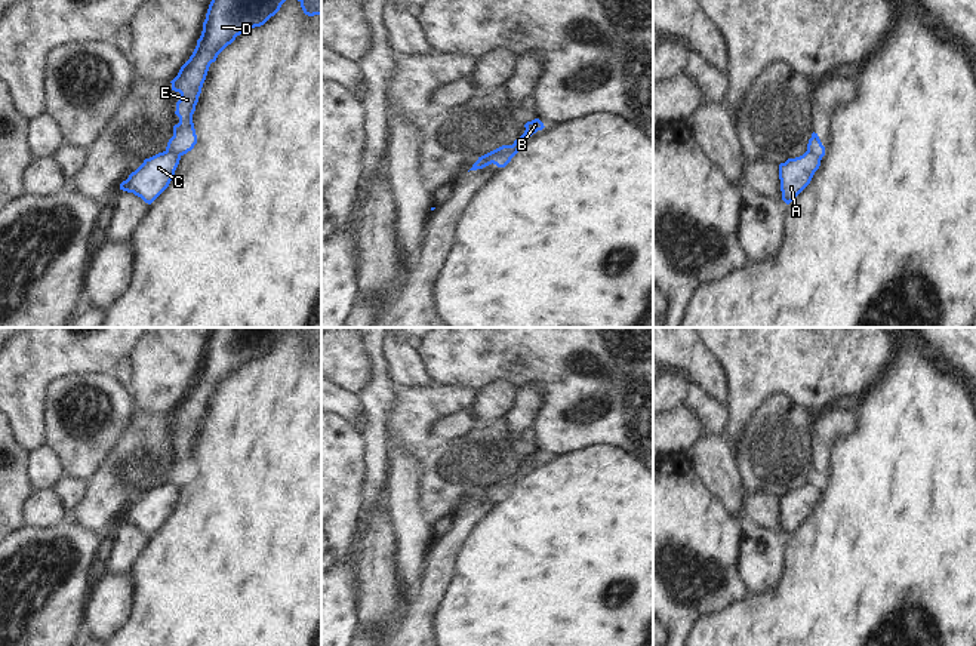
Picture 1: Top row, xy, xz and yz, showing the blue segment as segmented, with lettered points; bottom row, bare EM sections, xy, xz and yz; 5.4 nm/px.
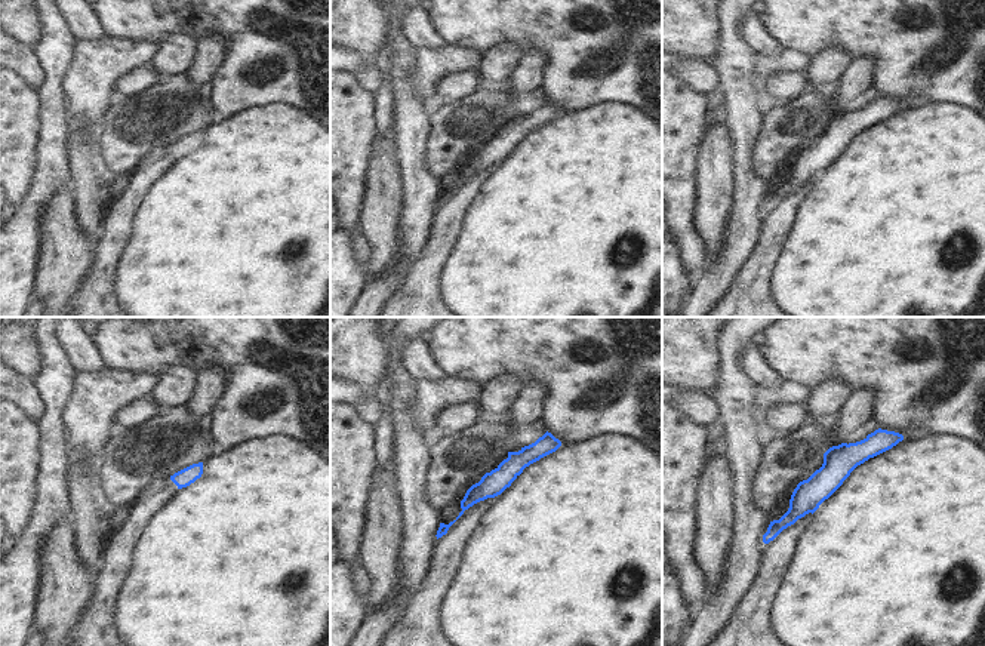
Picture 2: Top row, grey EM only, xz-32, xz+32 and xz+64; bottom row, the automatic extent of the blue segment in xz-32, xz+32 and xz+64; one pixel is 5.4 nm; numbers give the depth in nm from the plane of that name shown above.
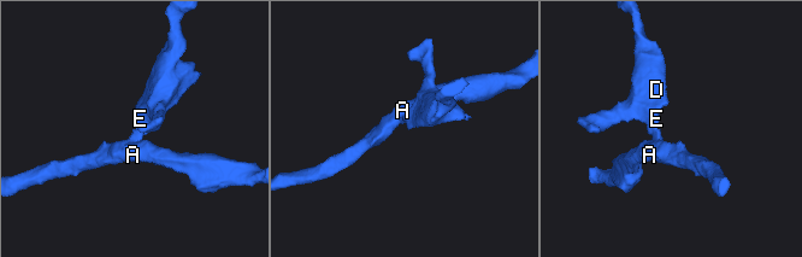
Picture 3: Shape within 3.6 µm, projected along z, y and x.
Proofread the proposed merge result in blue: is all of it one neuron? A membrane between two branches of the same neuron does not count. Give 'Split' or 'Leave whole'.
Split.

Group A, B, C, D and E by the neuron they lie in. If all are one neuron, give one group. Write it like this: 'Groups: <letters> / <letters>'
Groups: A B C / D E.

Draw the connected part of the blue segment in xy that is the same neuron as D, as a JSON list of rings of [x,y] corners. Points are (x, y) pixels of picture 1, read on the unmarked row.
[[[212,327],[197,378],[170,413],[181,427],[175,443],[179,455],[173,458],[167,484],[181,489],[197,476],[193,446],[210,396],[237,367],[264,357],[287,330],[296,330],[308,348],[321,347],[321,327]]]

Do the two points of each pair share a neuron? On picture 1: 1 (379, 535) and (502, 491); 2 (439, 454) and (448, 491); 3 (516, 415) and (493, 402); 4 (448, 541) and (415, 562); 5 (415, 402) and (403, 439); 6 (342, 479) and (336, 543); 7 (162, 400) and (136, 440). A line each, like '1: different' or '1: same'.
1: different
2: same
3: different
4: different
5: same
6: same
7: different

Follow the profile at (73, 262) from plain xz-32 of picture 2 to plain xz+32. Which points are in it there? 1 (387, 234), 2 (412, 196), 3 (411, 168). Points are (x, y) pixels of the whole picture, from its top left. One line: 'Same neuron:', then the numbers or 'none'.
Same neuron: 1

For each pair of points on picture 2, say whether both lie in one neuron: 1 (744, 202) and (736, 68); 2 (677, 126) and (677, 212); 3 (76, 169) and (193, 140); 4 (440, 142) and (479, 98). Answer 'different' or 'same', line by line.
1: same
2: same
3: different
4: same

